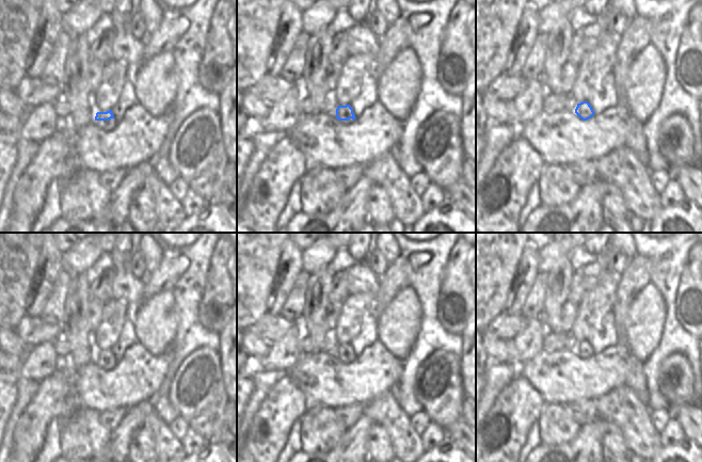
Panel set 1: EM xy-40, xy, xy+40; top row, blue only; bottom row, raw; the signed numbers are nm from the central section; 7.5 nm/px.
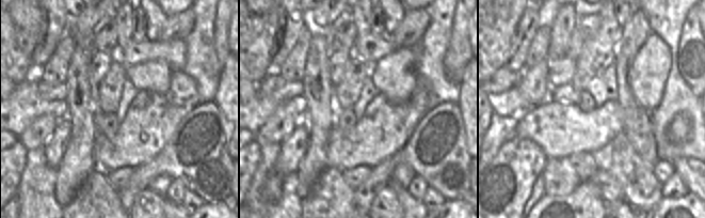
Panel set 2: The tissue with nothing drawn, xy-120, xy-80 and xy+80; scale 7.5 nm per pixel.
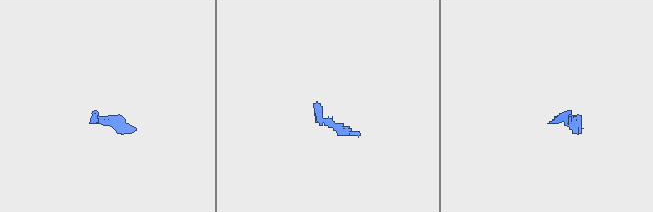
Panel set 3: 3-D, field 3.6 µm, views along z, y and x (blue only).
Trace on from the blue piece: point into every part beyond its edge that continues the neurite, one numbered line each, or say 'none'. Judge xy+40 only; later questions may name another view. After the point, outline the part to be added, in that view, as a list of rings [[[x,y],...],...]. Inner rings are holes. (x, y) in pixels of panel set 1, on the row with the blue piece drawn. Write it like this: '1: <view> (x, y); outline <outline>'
1: xy+40 (552, 102); outline [[[547,93],[543,98],[543,112],[548,114],[565,110],[568,112],[575,112],[577,102],[571,95],[556,95]]]

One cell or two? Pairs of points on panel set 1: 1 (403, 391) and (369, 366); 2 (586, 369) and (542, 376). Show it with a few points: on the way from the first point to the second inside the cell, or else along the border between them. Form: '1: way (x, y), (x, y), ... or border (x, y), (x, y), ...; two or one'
1: border (404, 362), (404, 370), (400, 379), (391, 388); two
2: way (575, 376), (553, 376); one

